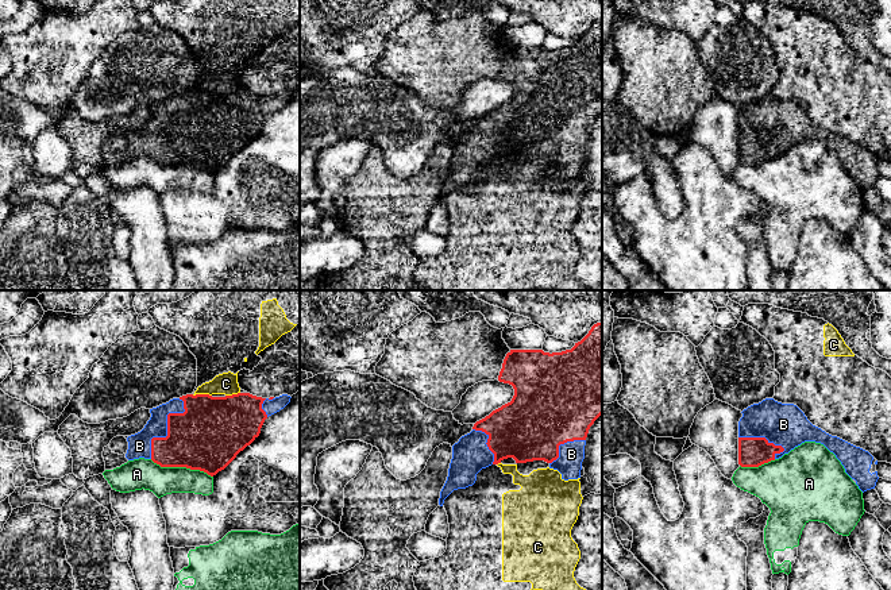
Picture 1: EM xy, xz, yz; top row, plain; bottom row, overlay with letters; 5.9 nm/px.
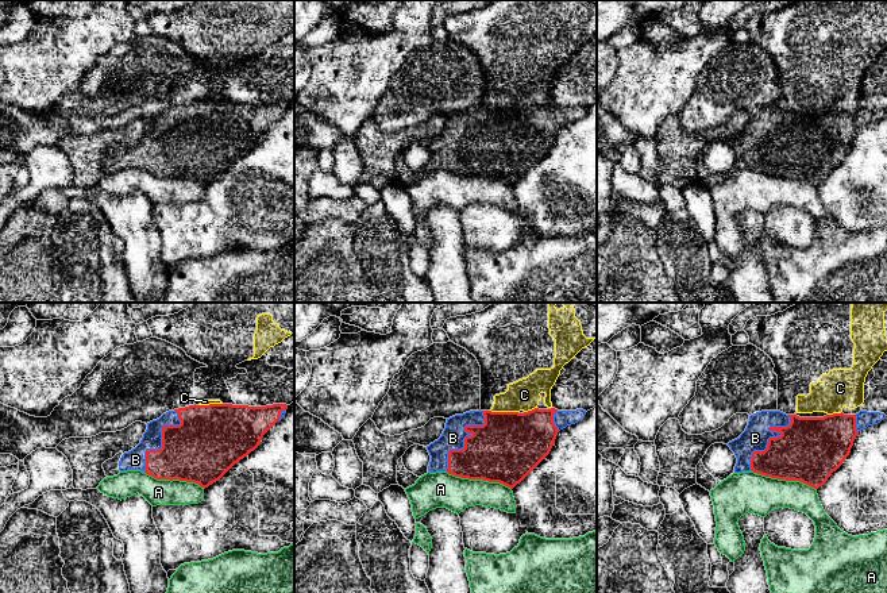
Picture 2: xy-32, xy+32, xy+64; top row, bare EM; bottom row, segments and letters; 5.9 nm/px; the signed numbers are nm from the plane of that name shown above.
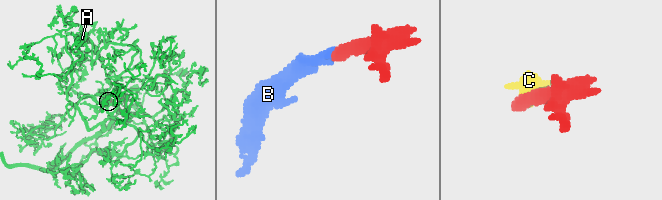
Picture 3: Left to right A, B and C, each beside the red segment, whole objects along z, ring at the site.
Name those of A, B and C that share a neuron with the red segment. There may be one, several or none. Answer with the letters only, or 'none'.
B

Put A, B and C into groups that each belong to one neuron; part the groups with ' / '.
A / B / C

